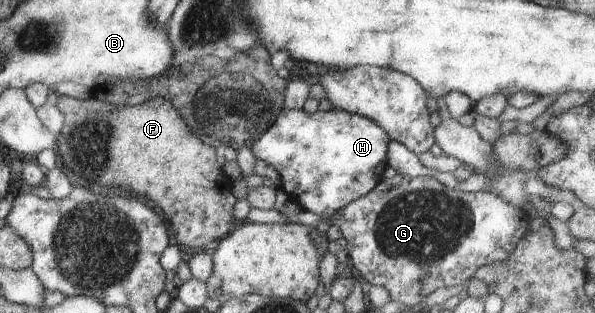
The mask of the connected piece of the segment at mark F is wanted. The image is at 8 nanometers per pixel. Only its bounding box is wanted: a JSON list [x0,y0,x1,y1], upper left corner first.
[55,95,239,249]

